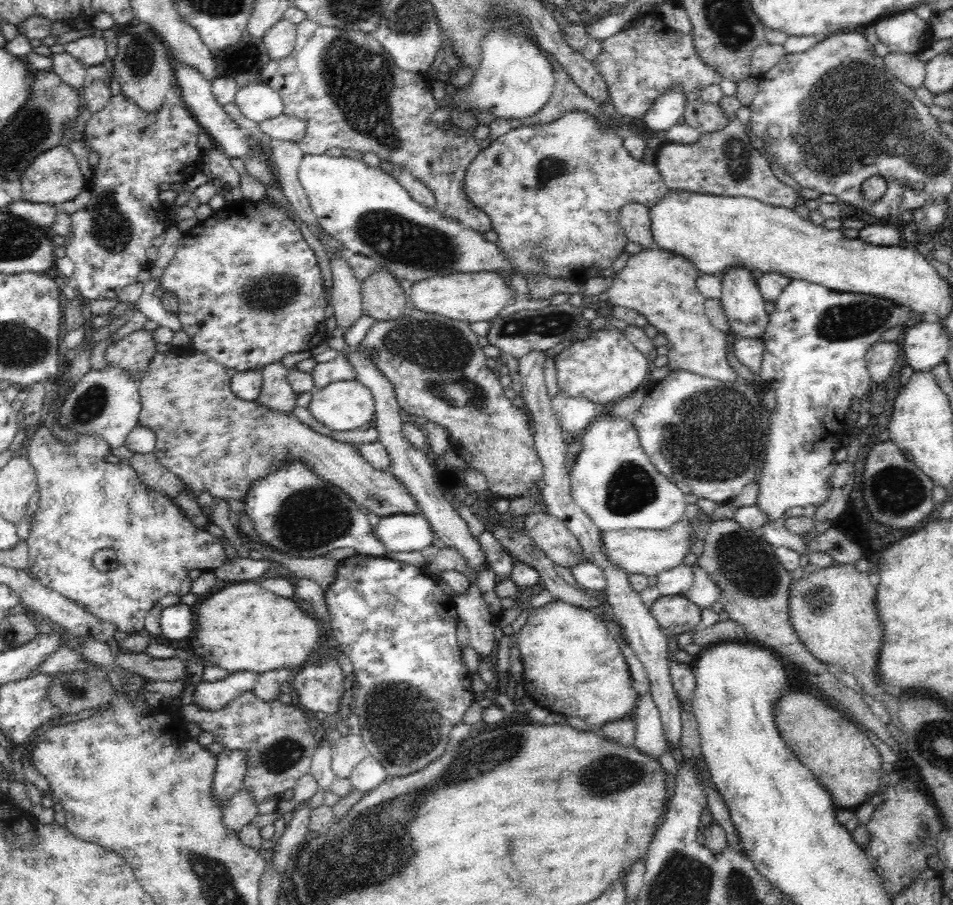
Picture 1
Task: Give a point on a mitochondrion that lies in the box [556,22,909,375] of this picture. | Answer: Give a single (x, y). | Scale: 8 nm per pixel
(853, 102)

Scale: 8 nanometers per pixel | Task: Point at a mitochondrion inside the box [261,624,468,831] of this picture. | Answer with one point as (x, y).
(403, 714)

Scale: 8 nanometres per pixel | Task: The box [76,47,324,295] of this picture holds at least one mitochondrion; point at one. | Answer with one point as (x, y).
(112, 231)

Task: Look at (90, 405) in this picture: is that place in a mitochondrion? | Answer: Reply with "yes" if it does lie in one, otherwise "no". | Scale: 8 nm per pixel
yes

